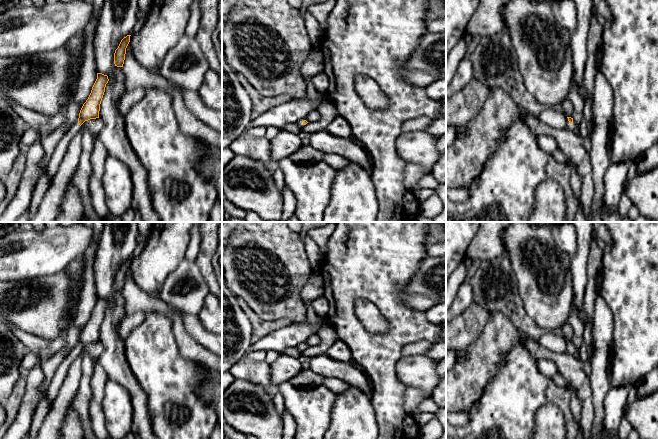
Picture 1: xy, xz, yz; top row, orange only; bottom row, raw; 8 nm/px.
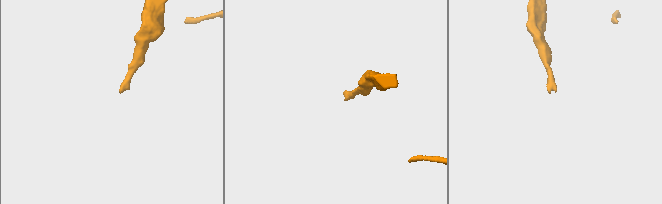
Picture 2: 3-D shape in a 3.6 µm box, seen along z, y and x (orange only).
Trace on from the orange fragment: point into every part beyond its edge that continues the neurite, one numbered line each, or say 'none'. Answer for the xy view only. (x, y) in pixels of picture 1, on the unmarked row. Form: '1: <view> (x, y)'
1: xy (52, 392)

